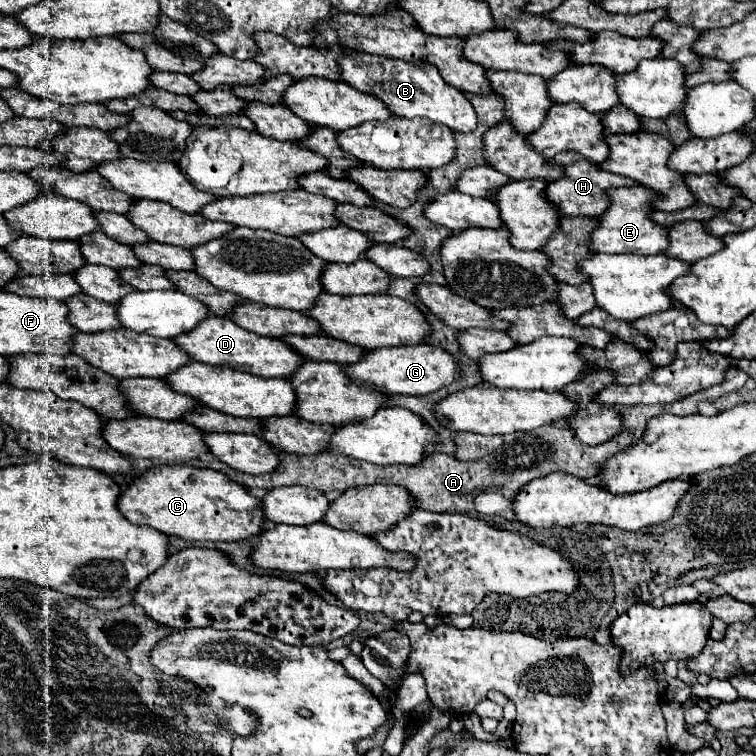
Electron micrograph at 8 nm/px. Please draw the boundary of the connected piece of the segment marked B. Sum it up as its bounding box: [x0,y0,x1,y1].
[337,50,477,132]

